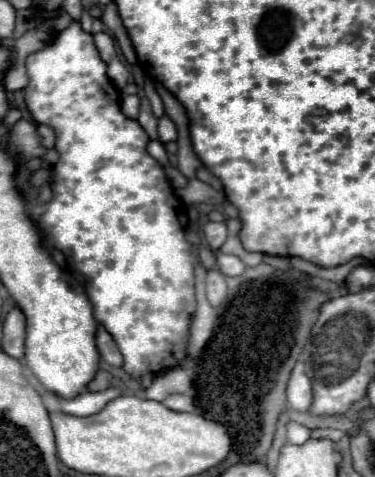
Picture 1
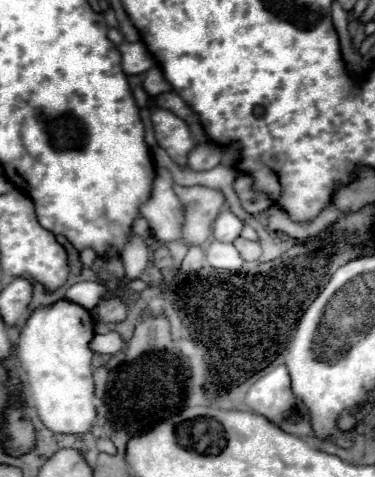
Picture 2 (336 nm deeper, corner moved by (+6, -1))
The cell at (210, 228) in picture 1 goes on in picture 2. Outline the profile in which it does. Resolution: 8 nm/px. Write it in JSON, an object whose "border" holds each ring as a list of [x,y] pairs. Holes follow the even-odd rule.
{"border":[[[222,210],[214,222],[214,238],[220,242],[234,242],[242,228],[244,222],[232,210]]]}

